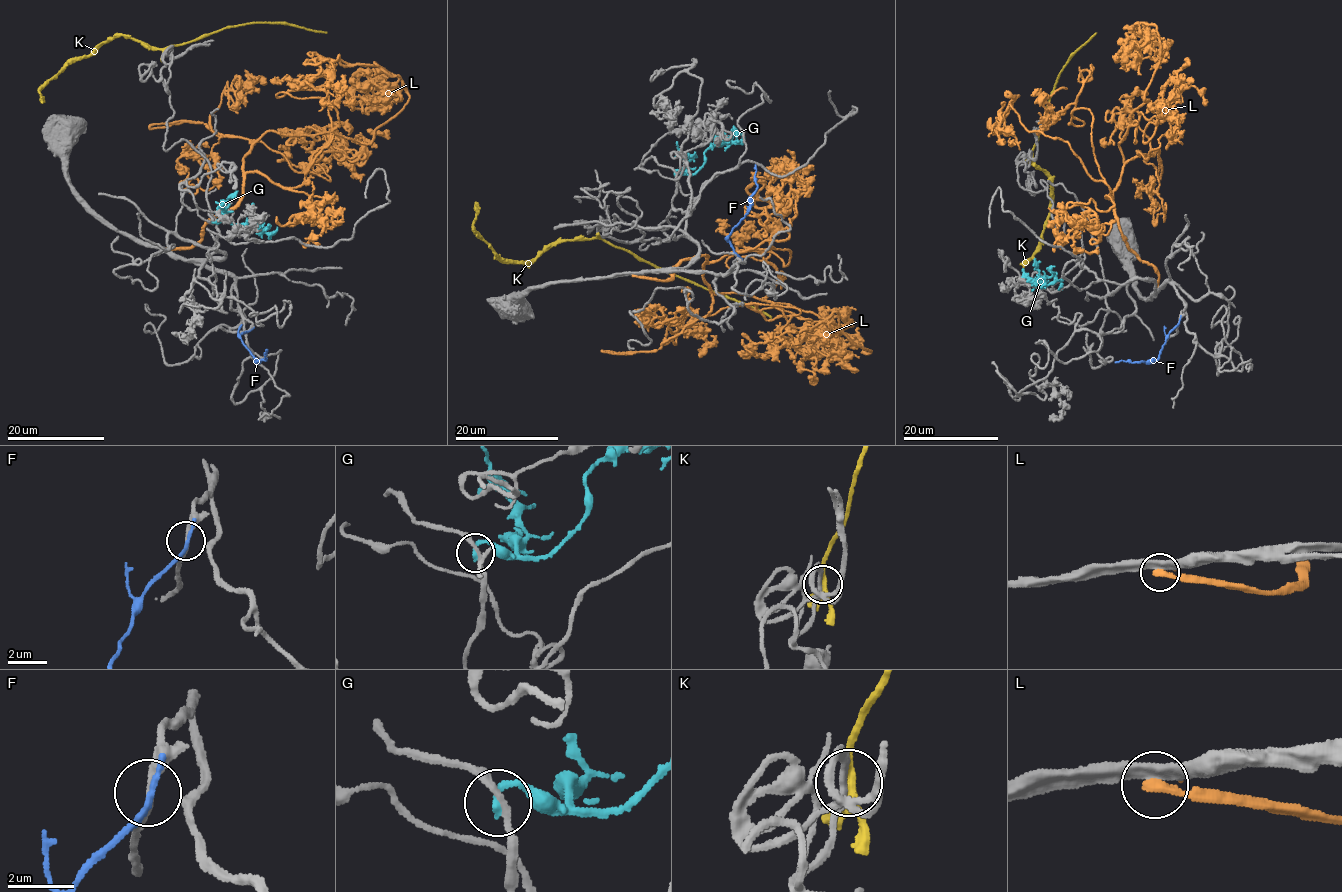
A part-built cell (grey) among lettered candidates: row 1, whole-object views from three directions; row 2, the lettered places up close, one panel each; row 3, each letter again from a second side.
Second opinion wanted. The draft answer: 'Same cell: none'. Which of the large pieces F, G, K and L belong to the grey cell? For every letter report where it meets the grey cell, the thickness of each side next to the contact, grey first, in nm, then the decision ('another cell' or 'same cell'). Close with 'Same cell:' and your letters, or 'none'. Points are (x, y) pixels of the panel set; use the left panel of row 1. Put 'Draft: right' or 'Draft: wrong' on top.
Draft: wrong
F: (249, 330) | 260/220 nm | another cell
G: (211, 222) | 200/200 nm | another cell
K: (164, 51) | 200/240 nm | another cell
L: (163, 248) | 420/280 nm | same cell
Same cell: L

